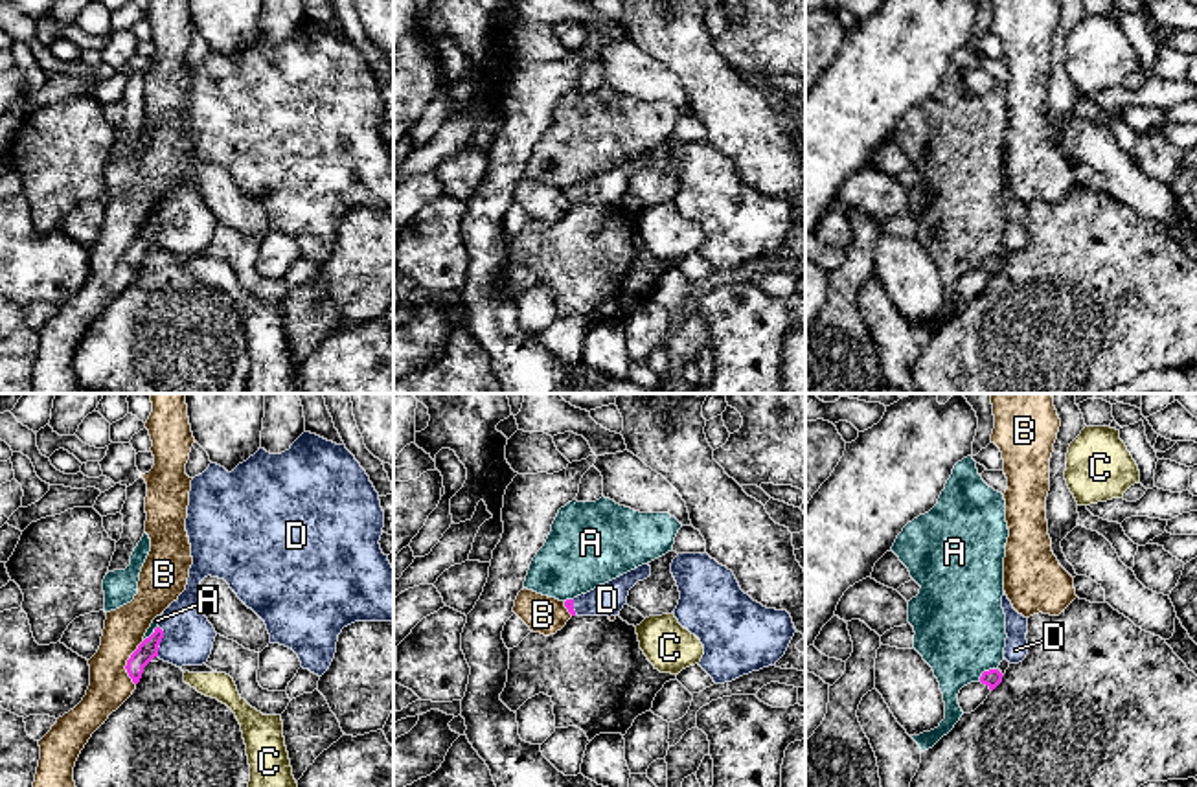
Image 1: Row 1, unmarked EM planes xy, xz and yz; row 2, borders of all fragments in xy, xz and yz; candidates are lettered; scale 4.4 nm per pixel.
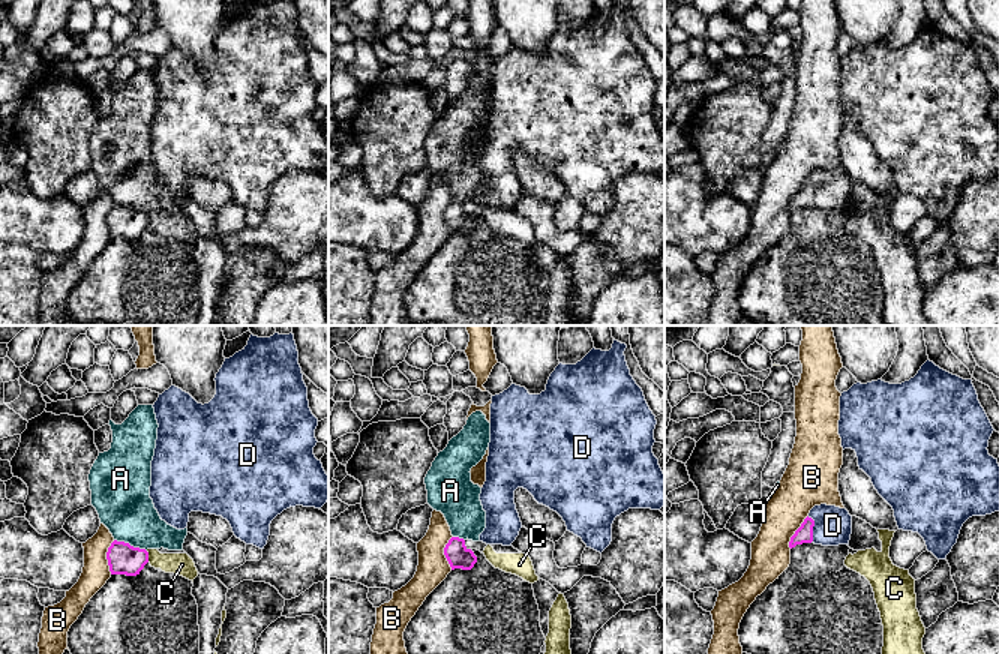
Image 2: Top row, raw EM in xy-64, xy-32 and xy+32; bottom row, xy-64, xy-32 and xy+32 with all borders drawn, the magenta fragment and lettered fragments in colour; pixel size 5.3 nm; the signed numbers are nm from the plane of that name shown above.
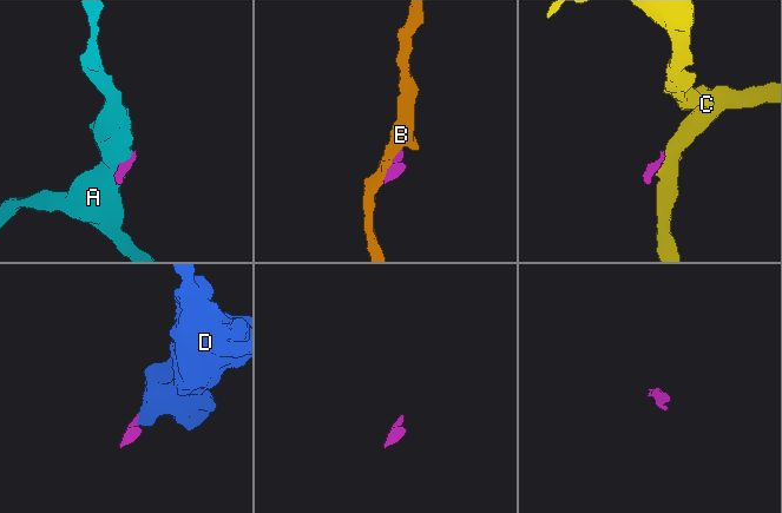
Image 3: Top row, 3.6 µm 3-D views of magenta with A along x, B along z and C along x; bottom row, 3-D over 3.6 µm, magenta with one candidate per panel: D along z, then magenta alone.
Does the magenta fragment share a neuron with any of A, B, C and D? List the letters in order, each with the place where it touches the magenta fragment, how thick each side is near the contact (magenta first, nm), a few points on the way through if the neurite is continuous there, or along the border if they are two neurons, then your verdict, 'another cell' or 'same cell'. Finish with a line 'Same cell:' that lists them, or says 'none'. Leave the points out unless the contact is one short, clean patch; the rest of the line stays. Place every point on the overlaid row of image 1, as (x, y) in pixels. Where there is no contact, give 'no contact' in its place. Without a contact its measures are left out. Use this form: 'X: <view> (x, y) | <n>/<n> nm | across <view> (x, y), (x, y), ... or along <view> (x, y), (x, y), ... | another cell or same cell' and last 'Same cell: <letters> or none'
A: yz (986, 672) | 80/400 nm | along yz (997, 668), (986, 670), (979, 681) | another cell
B: xy (127, 662) | 90/180 nm | another cell
C: yz (999, 672) | 80/20 nm | along yz (997, 670), (1001, 673) | another cell
D: xy (160, 640) | 90/220 nm | across xy (148, 650), (160, 640), (188, 638) | same cell
Same cell: D

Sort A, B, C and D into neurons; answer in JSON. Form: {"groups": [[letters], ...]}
{"groups": [["A"], ["B"], ["C"], ["D"]]}

